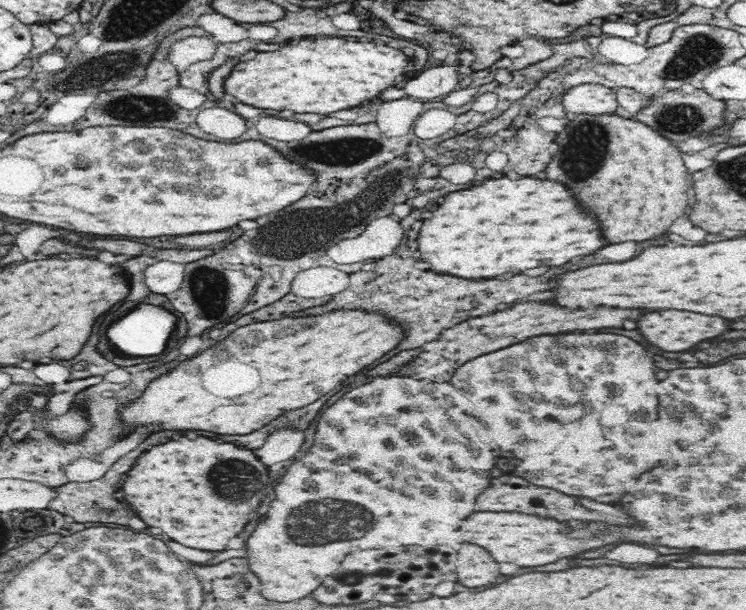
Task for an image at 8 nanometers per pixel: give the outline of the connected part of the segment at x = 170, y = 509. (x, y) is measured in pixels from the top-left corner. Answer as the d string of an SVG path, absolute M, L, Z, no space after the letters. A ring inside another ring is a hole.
M182 436L180 440L170 440L144 452L136 460L134 468L128 472L122 490L126 500L134 506L138 516L148 526L160 528L168 538L184 546L198 550L222 551L230 538L238 536L244 530L244 524L248 524L248 520L256 520L256 516L264 516L264 512L268 512L268 504L272 504L274 498L271 483L268 468L258 460L252 450L238 448L232 442L218 444L216 440L204 436L198 436L196 440Z

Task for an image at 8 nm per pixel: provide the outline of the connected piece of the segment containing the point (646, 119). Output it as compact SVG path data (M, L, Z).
M703 88L695 89L691 94L683 92L682 89L672 89L662 96L652 96L650 105L642 107L634 118L651 126L655 132L670 141L682 142L694 136L721 132L728 124L723 116L725 108L725 101L712 98Z

